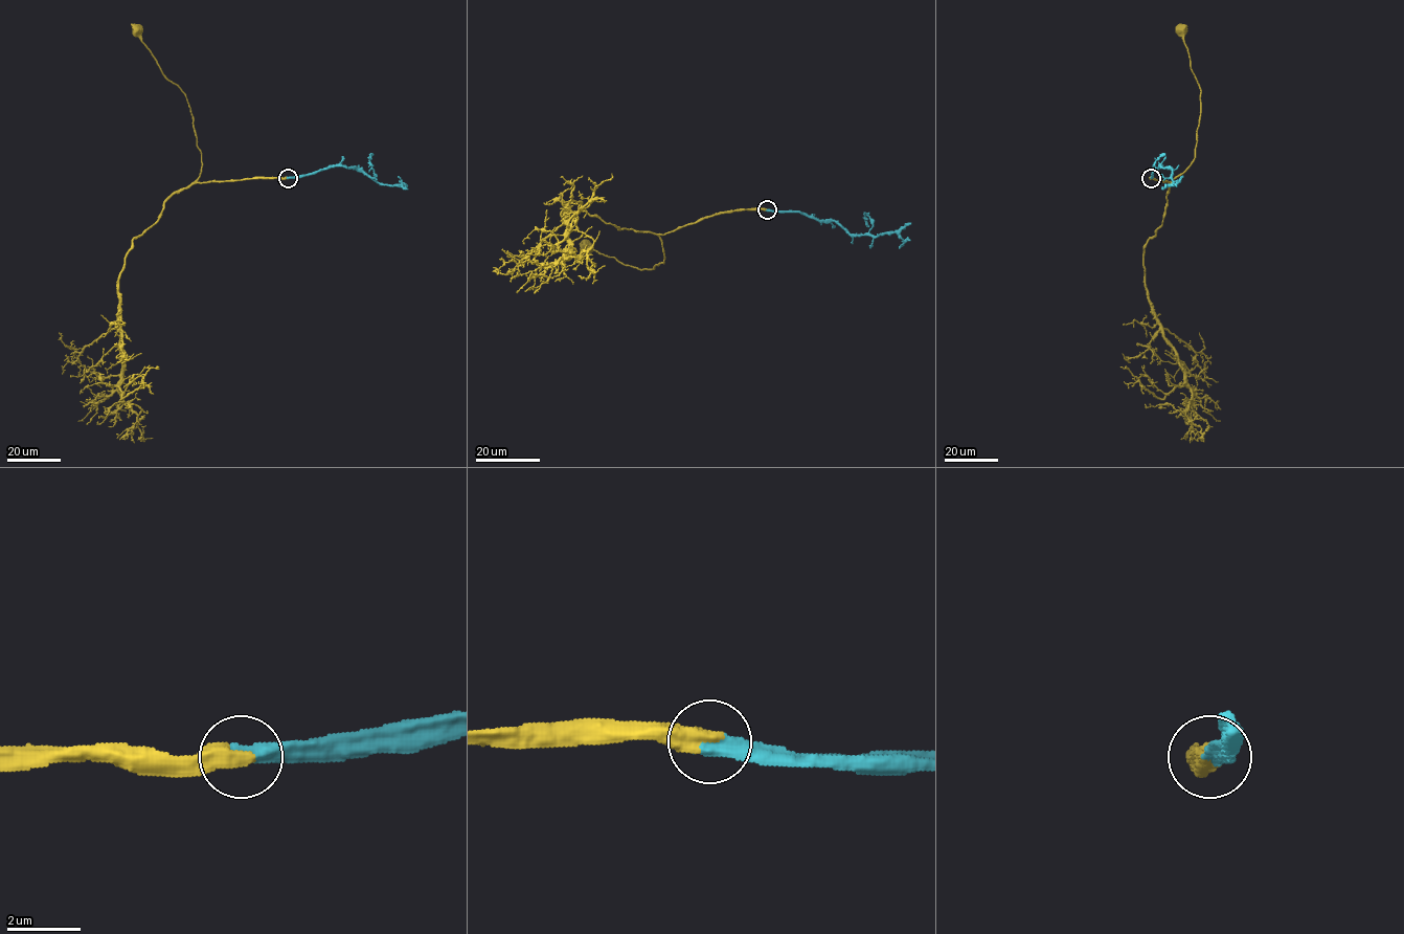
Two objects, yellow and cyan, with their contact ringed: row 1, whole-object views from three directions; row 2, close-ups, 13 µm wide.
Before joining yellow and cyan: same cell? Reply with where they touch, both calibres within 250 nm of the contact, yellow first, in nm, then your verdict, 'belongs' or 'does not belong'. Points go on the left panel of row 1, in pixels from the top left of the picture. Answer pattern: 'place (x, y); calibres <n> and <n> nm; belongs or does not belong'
place (288, 178); calibres 550 and 500 nm; belongs

